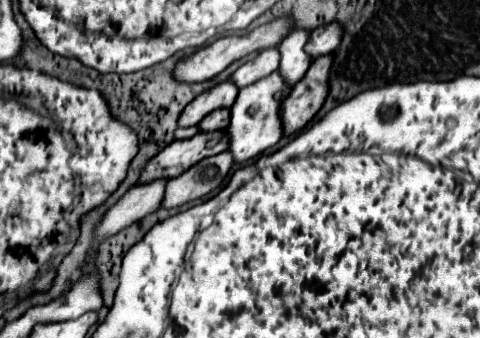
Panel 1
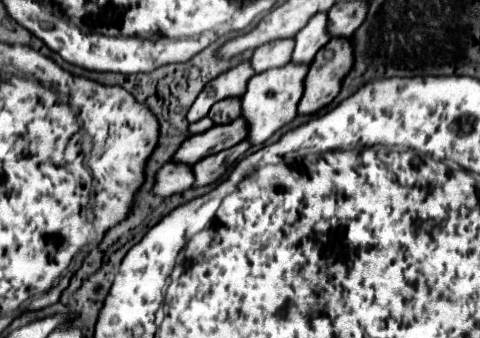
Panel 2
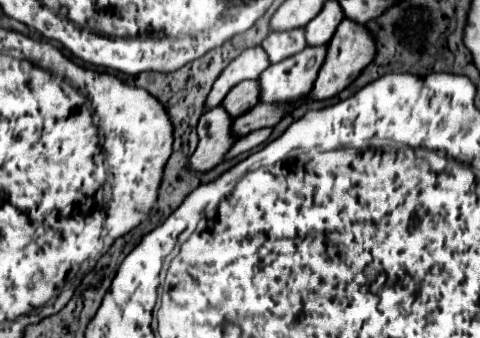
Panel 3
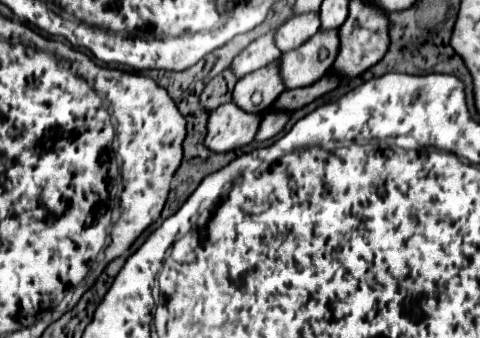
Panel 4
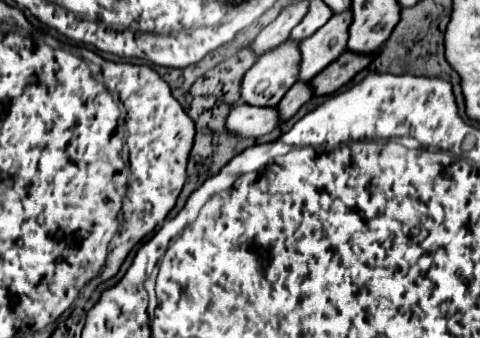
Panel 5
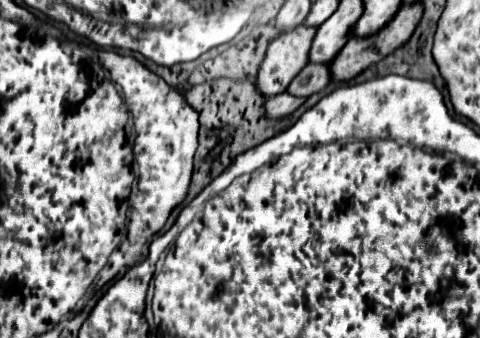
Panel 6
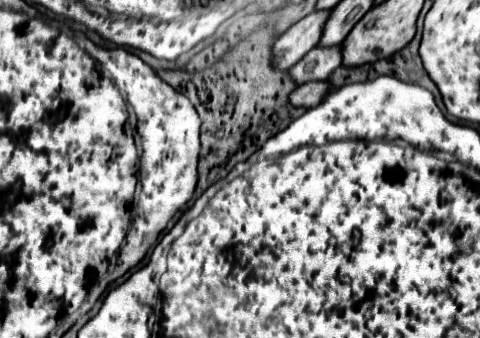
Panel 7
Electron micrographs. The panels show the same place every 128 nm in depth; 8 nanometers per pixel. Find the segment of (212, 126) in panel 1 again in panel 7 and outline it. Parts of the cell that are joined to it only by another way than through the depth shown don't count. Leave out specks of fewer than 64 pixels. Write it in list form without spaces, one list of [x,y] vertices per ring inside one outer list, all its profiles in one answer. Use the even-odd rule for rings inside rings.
[[[310,12],[306,18],[302,18],[300,22],[296,22],[294,26],[290,26],[272,46],[272,58],[276,68],[280,68],[282,72],[288,72],[294,64],[298,64],[298,60],[308,54],[322,36],[322,28],[324,22],[328,18],[330,12]]]

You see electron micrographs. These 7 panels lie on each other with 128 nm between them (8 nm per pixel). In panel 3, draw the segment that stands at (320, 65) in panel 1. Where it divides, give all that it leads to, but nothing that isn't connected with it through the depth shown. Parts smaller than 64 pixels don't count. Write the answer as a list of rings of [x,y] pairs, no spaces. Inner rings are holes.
[[[342,20],[336,34],[328,42],[328,58],[324,60],[324,64],[318,72],[314,88],[308,94],[308,100],[328,100],[328,98],[340,94],[350,82],[356,80],[356,76],[362,72],[362,68],[372,58],[374,58],[374,38],[368,34],[368,30],[352,20]]]

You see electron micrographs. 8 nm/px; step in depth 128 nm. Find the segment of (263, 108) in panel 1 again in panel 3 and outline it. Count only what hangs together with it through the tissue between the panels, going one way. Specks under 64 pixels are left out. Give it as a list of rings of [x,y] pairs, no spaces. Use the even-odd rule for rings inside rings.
[[[306,46],[302,52],[268,66],[260,78],[260,94],[258,102],[264,104],[296,104],[308,96],[316,74],[324,62],[326,46],[310,48]]]

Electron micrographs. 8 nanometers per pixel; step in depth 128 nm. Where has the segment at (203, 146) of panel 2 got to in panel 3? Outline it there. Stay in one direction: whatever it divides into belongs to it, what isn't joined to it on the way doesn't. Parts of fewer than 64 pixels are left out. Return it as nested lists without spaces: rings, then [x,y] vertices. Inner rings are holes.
[[[256,104],[246,114],[234,118],[232,136],[242,138],[242,136],[246,136],[258,128],[276,126],[280,122],[280,118],[290,110],[292,110],[290,106],[282,106],[282,104]]]

